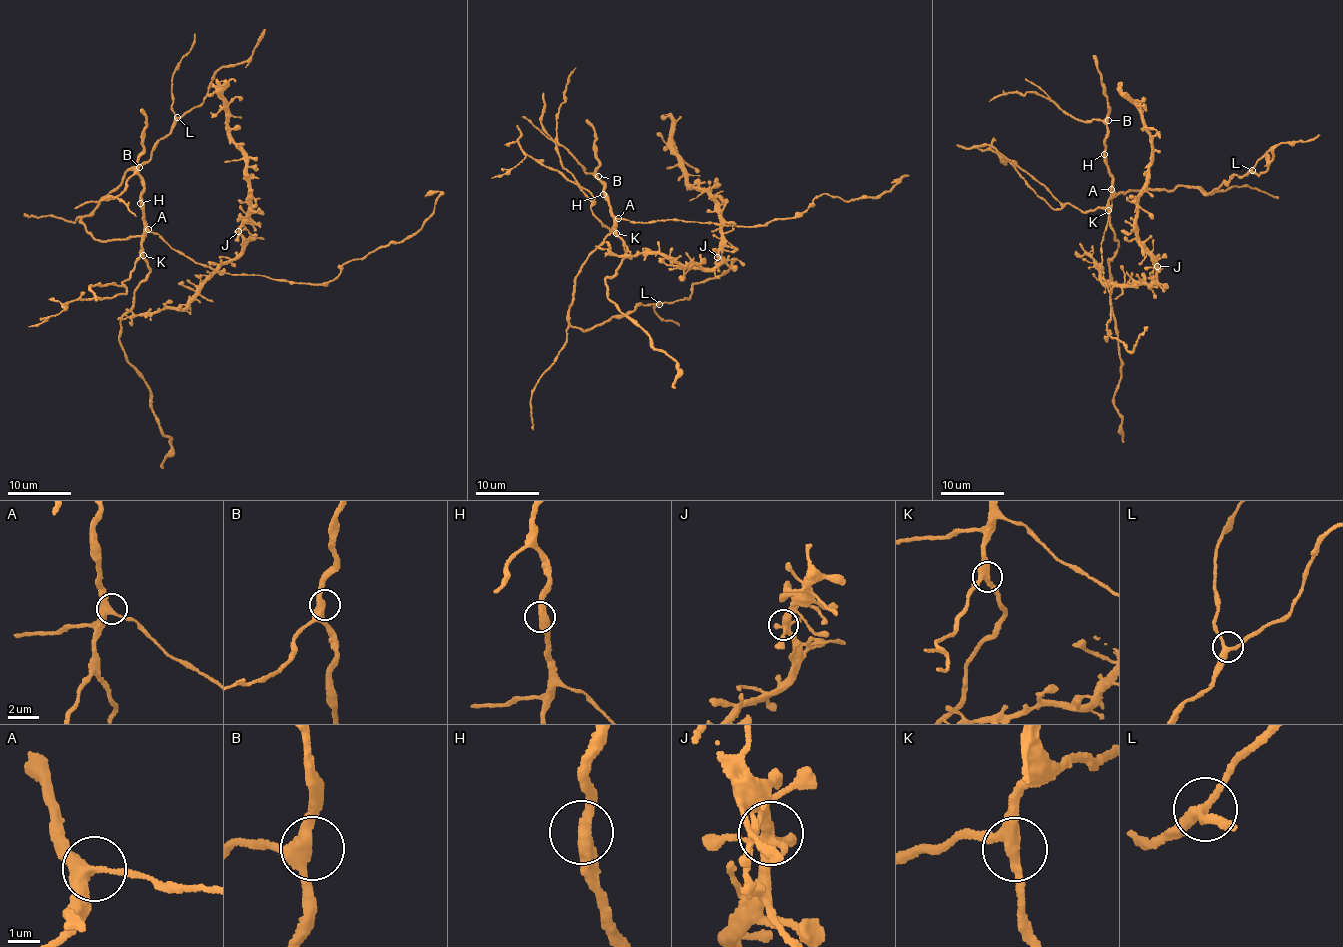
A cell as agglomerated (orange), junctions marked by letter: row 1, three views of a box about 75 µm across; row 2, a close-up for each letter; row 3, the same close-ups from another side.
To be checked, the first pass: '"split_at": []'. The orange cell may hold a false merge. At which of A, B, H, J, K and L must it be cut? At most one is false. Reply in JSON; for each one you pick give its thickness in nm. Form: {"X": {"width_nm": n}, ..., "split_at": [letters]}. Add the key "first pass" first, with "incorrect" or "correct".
{"first pass": "correct", "split_at": []}

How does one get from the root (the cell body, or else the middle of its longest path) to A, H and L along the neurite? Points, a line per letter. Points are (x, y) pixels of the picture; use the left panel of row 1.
A: (148, 272), (150, 266), (144, 257), (142, 243), (144, 233), (148, 229)
H: (148, 272), (150, 266), (142, 247), (144, 210), (140, 203)
L: (148, 272), (140, 237), (101, 241), (87, 232), (80, 218), (93, 212), (128, 170), (148, 161), (177, 117)

